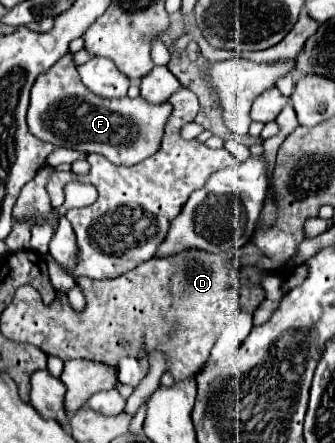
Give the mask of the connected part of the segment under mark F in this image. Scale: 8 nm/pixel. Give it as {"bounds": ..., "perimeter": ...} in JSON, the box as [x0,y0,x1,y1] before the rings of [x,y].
{"bounds":[28,54,172,166],"perimeter":[[[72,54],[60,58],[50,72],[36,78],[36,84],[30,92],[28,108],[28,126],[30,132],[44,140],[64,148],[72,148],[84,154],[102,154],[114,164],[132,166],[138,164],[160,150],[164,136],[164,126],[172,106],[166,104],[148,104],[138,98],[118,98],[108,100],[92,94],[82,82],[72,62]]]}

